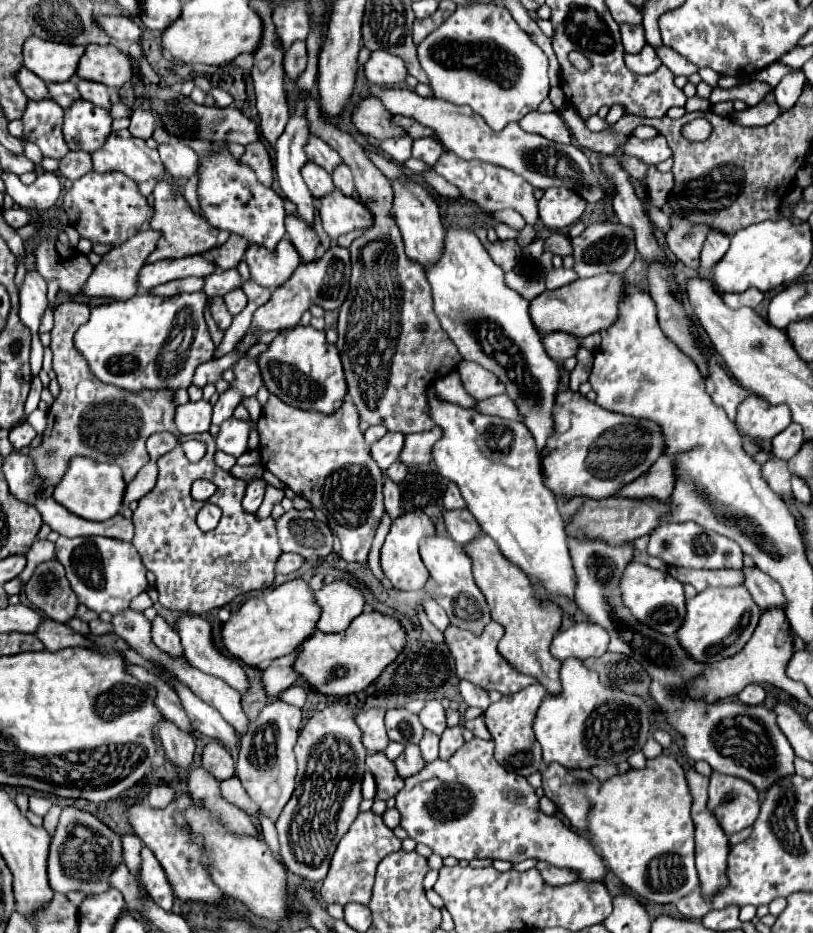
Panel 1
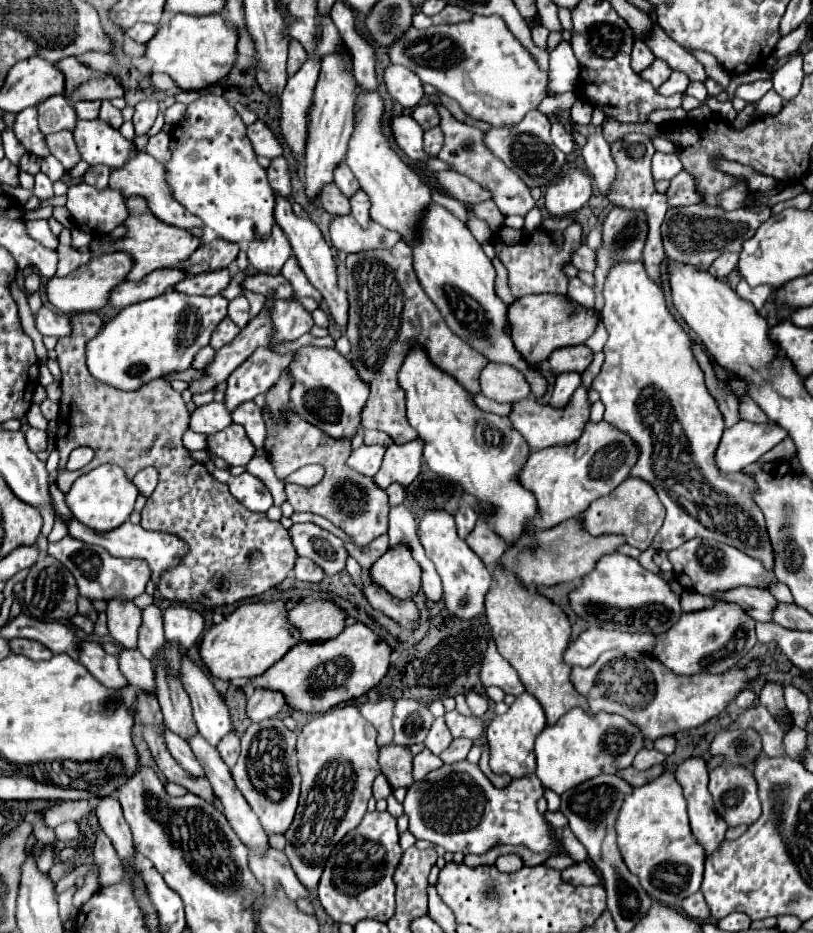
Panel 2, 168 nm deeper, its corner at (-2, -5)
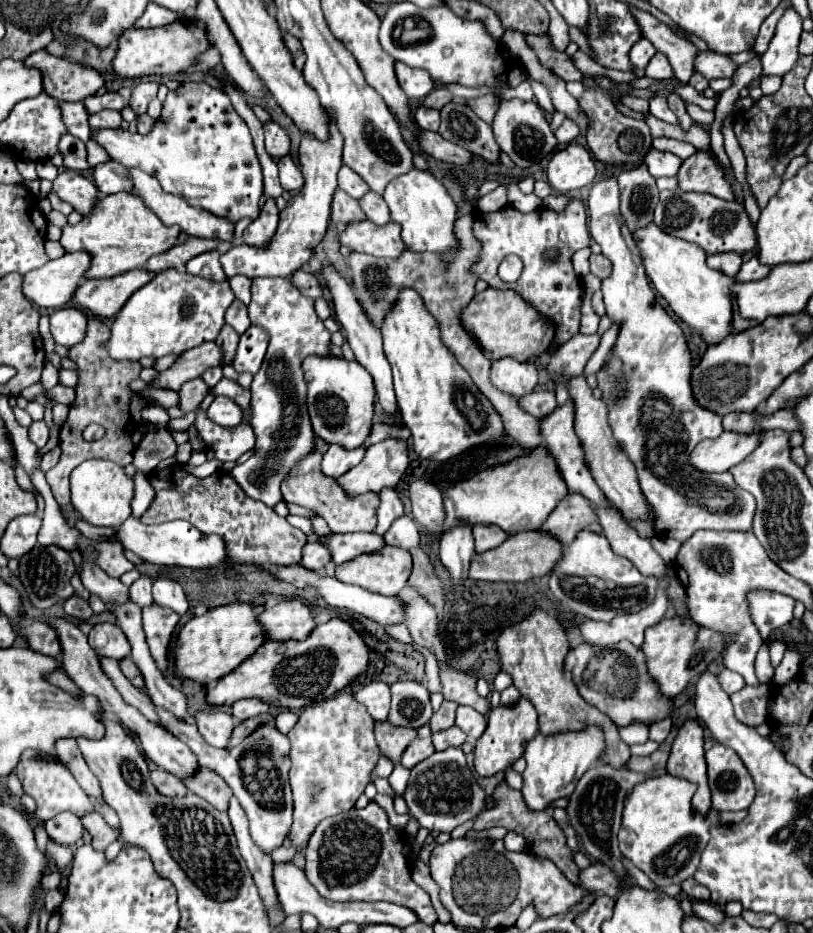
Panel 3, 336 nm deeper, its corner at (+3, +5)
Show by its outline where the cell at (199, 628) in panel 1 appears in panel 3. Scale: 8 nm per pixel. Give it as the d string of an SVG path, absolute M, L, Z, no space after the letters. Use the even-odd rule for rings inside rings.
M155 579L153 581L153 599L157 605L173 609L179 617L183 617L189 611L189 601L187 601L181 585L173 583L169 579Z

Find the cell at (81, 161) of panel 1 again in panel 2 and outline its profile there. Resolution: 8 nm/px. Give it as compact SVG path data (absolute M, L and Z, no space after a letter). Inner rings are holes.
M96 165L96 167L90 167L88 173L82 179L84 179L84 183L88 183L88 185L92 185L96 189L106 189L110 173L112 173L112 167L108 167L108 165Z

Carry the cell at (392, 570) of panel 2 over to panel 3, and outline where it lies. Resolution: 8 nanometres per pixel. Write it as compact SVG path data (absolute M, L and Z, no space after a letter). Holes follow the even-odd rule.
M383 547L379 553L355 557L337 567L335 577L343 583L359 585L381 595L397 595L411 575L411 553L405 549Z

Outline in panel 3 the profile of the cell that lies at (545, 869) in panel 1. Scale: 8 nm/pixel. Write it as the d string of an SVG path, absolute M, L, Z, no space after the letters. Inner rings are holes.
M593 863L585 869L581 869L579 881L581 881L581 887L585 887L587 891L593 891L595 895L617 897L619 887L621 887L621 881L611 873L609 867L605 867L601 863Z

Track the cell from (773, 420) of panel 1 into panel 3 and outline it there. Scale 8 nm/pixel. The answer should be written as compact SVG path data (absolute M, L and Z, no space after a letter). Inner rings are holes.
M723 431L717 439L701 441L691 453L691 463L699 471L723 473L733 465L741 463L761 441L761 433L727 433Z

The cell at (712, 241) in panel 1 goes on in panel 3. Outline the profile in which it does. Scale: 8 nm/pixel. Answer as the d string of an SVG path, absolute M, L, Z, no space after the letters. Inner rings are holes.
M715 253L715 255L707 257L707 265L711 269L723 271L725 275L735 277L739 271L739 265L741 265L741 255L739 253Z

